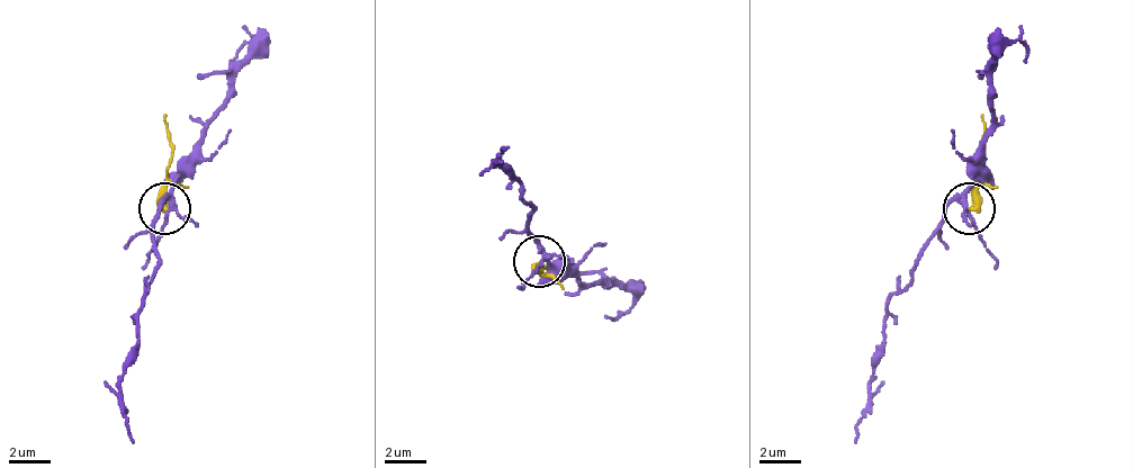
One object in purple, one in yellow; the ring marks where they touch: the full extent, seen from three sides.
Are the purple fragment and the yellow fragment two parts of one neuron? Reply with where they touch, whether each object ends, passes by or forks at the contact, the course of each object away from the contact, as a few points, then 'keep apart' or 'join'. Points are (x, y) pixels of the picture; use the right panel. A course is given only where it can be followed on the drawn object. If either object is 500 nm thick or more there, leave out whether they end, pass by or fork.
at (969, 208); purple forks there; yellow ends there; purple runs (968, 212), (958, 201), (947, 206), (910, 279), (884, 309), (884, 351), (870, 383), (870, 408), (854, 444); yellow runs (968, 206), (983, 114); keep apart

